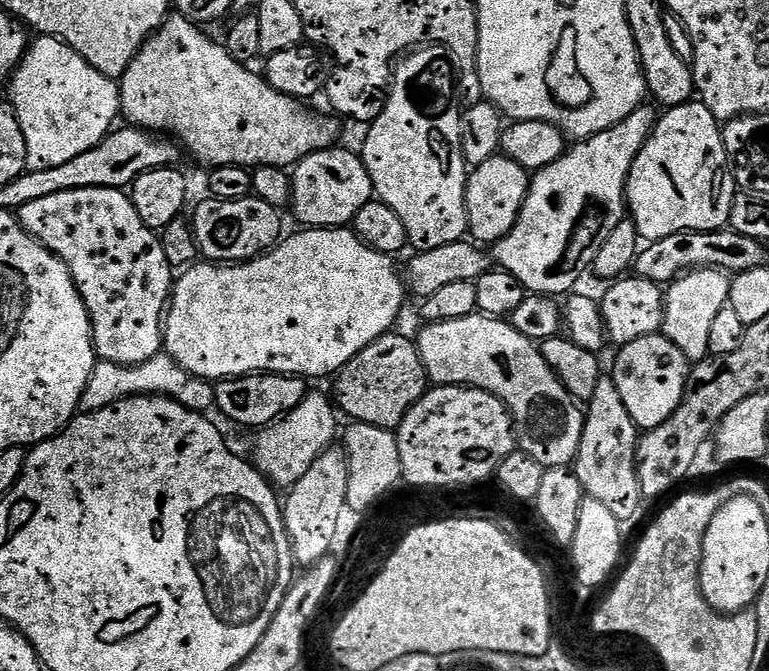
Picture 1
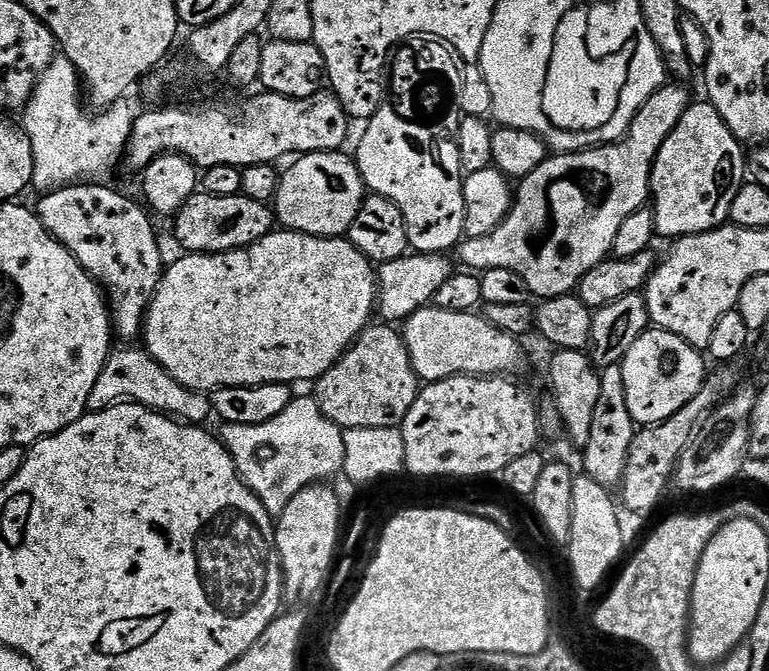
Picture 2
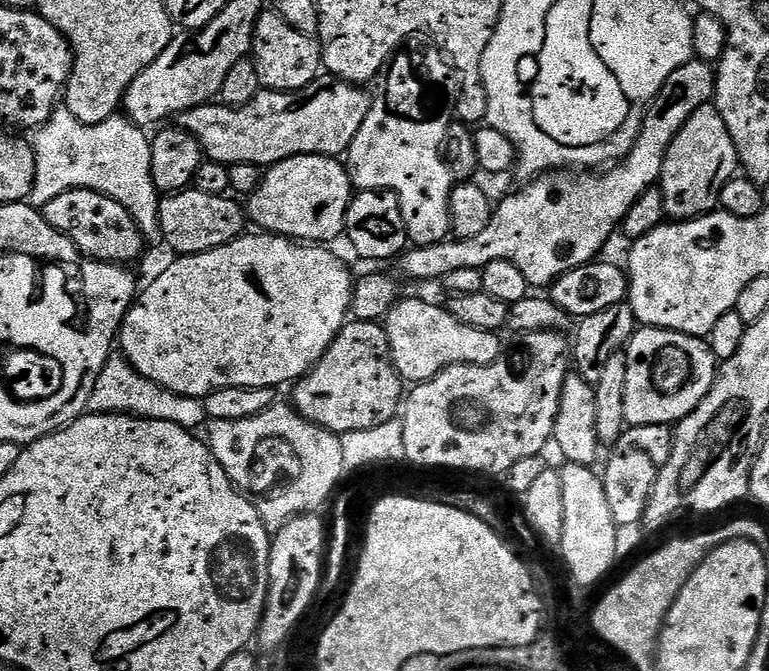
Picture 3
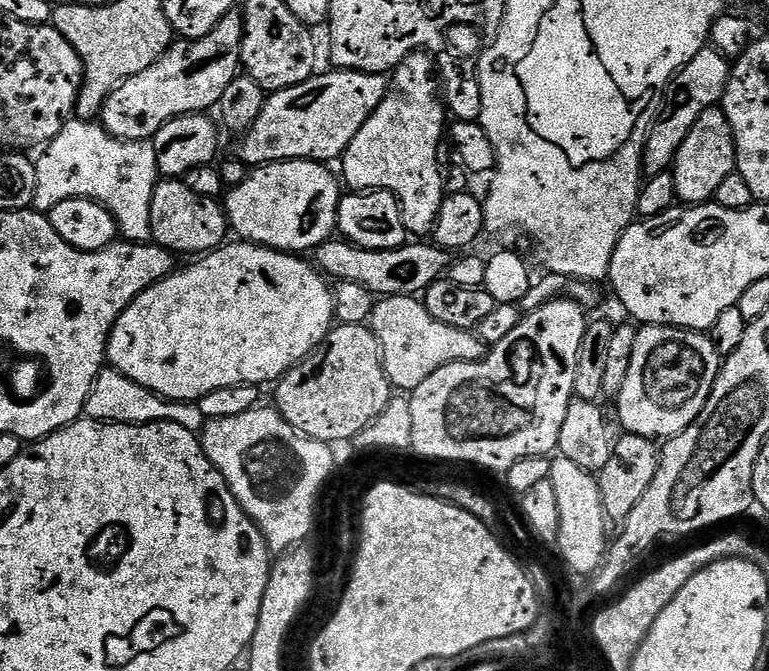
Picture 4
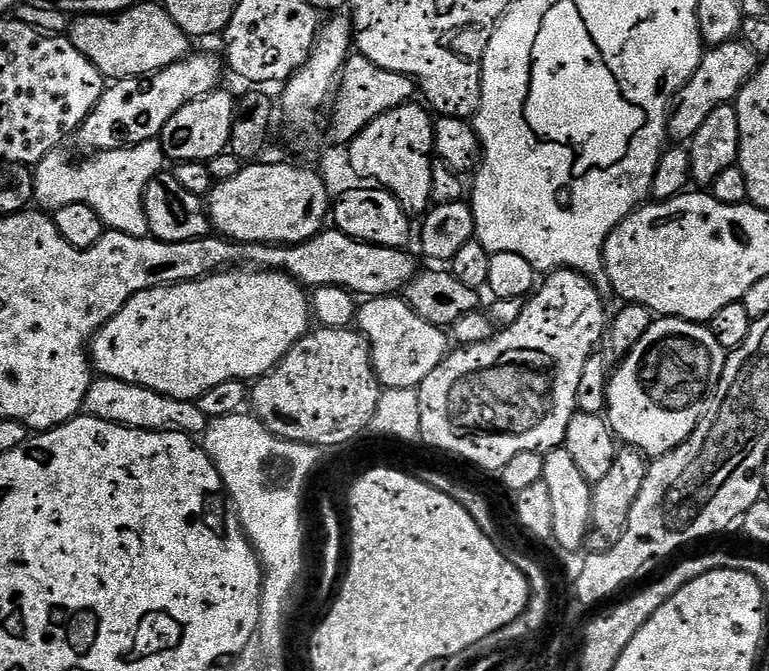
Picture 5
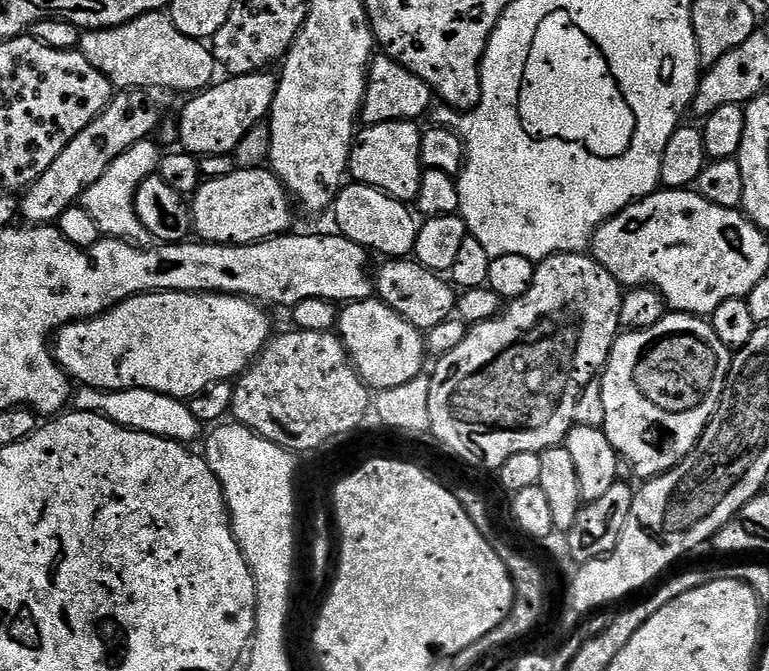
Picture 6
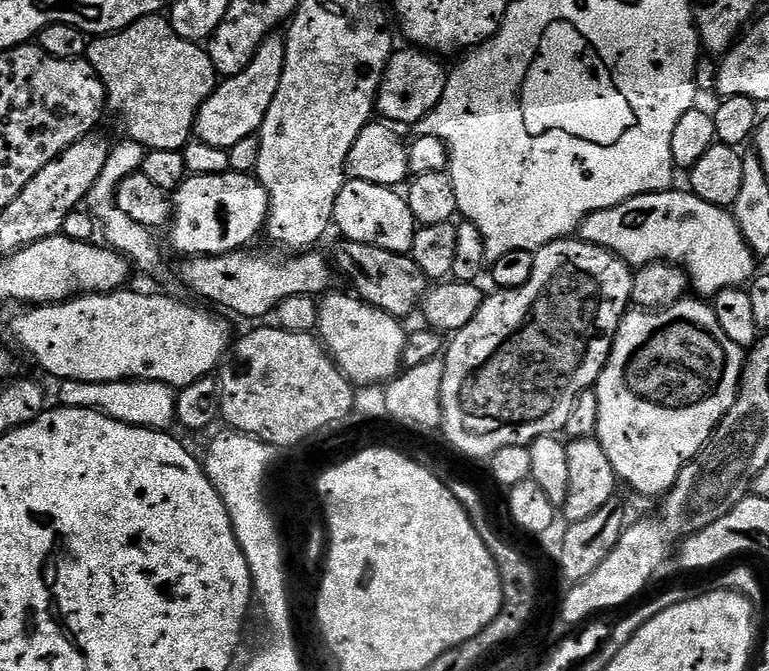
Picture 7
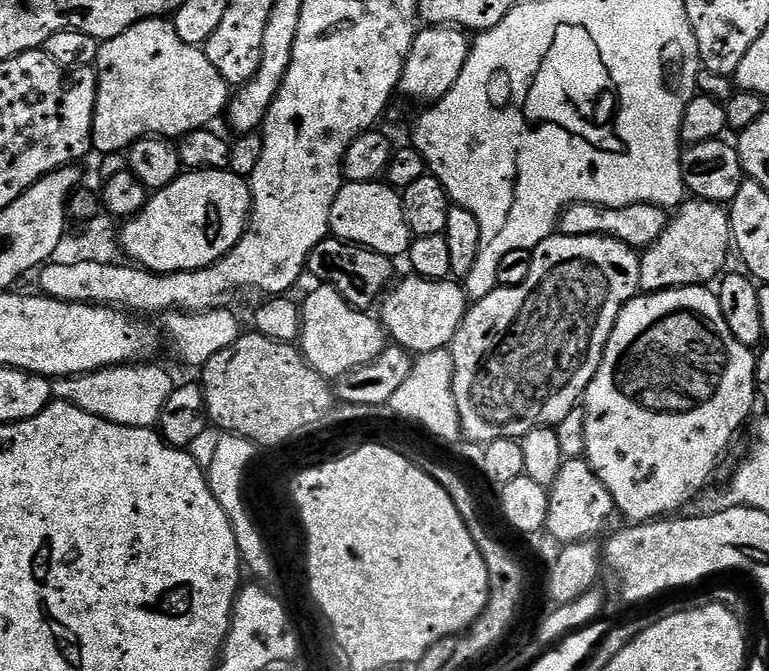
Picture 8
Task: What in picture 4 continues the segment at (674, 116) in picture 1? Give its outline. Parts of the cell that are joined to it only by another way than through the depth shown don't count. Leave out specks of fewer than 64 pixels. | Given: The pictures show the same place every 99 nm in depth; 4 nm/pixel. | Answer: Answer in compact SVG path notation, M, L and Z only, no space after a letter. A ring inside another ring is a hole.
M723 107L707 108L702 118L694 122L694 130L686 134L686 142L682 142L670 171L676 187L676 200L681 205L706 204L715 197L722 181L736 171L734 134Z

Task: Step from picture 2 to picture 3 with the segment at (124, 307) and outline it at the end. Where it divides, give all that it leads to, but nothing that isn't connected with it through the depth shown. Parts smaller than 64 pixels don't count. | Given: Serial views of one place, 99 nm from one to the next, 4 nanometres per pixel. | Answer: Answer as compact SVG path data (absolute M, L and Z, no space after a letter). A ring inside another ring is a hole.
M70 190L66 194L58 194L58 198L54 198L54 202L47 204L42 211L44 220L50 222L54 230L68 236L76 249L91 260L128 266L131 260L138 259L146 251L144 236L126 206L94 190Z

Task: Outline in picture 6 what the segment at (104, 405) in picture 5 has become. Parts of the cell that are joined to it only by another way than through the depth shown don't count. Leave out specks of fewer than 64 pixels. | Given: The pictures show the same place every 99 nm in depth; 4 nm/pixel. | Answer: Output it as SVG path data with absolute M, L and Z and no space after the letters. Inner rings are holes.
M80 386L74 392L74 408L78 412L96 412L99 416L105 416L110 422L132 431L166 437L168 440L183 444L193 443L192 440L196 439L202 431L200 420L194 418L187 403L175 396L158 394L156 391L147 391L145 388L104 392L100 388Z

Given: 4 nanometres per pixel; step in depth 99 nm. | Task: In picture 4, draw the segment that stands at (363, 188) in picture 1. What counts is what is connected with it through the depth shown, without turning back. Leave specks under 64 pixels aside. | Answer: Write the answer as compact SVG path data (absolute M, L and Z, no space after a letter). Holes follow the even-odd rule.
M283 160L253 167L248 173L246 182L227 189L223 197L222 203L228 214L231 231L235 235L237 232L240 235L237 237L241 241L277 248L279 252L308 254L319 248L337 231L336 215L340 209L342 195L342 184L337 173L335 176L328 168L331 167L327 163L318 160Z

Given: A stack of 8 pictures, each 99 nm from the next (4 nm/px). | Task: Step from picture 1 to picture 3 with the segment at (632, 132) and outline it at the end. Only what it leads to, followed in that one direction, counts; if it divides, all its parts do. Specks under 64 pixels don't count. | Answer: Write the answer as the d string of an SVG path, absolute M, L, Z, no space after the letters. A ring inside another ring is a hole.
M693 59L674 74L662 86L662 90L644 114L644 121L640 127L638 138L632 147L632 153L624 157L615 166L607 170L584 170L577 174L572 170L553 170L545 172L527 181L521 192L516 192L513 196L505 198L501 204L497 203L492 210L492 217L482 230L482 234L474 234L474 238L462 238L457 240L449 238L442 244L434 246L412 246L400 253L395 261L395 271L401 277L405 276L408 280L436 280L442 282L446 274L453 270L483 270L490 266L490 262L514 262L518 270L522 270L522 275L526 277L529 286L536 290L547 289L559 276L574 270L583 264L590 264L601 255L600 252L608 244L608 239L623 225L626 214L634 202L647 188L653 187L659 181L662 174L662 162L666 158L666 150L670 150L670 142L678 138L678 130L686 126L690 114L702 106L713 103L716 95L716 73L711 63Z

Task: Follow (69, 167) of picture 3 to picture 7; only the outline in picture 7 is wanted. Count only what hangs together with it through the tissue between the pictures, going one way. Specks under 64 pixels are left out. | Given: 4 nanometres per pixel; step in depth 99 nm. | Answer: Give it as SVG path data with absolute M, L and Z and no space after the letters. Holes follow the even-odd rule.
M127 138L121 139L121 144L111 145L106 166L102 166L102 174L98 174L98 182L88 191L86 201L87 211L91 212L96 218L99 231L104 232L103 243L111 248L113 252L119 252L121 256L128 257L129 265L134 266L140 272L152 272L160 264L160 248L156 245L153 233L146 226L138 226L118 210L116 195L118 188L130 174L141 171L144 166L146 149L138 142Z

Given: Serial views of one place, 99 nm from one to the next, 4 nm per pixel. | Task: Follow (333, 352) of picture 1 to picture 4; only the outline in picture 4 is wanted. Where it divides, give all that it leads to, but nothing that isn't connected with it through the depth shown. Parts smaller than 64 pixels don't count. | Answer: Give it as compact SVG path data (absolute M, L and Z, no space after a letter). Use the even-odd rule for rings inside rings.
M225 242L212 252L201 255L197 264L189 268L174 270L164 279L159 280L154 286L145 288L144 291L126 306L126 310L118 318L118 322L112 327L108 336L108 350L106 360L126 378L138 382L146 390L150 390L156 396L162 396L166 400L178 400L183 402L199 402L206 394L214 390L222 390L222 386L238 386L239 384L254 384L257 386L271 385L285 376L291 368L305 360L311 352L328 337L328 333L334 327L334 305L332 302L333 285L329 283L323 272L315 263L307 264L305 257L291 252L279 252L277 248L267 248L261 244L249 244L247 242Z

